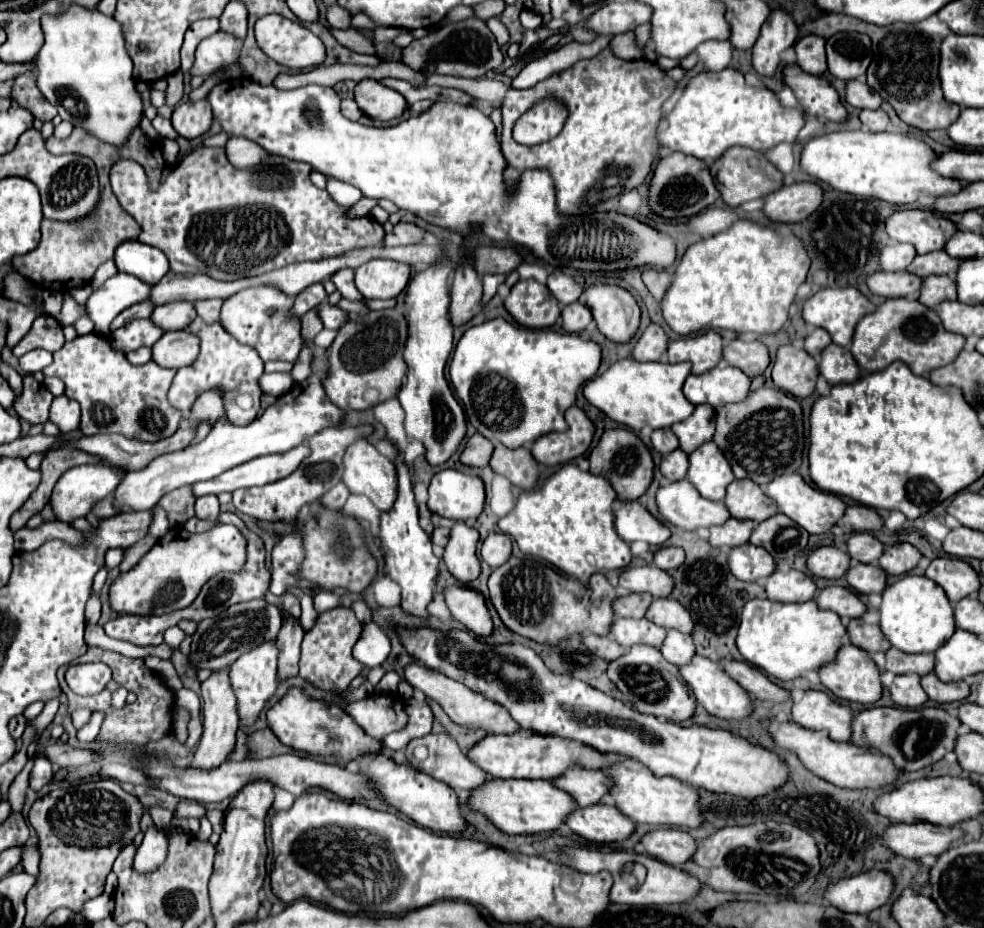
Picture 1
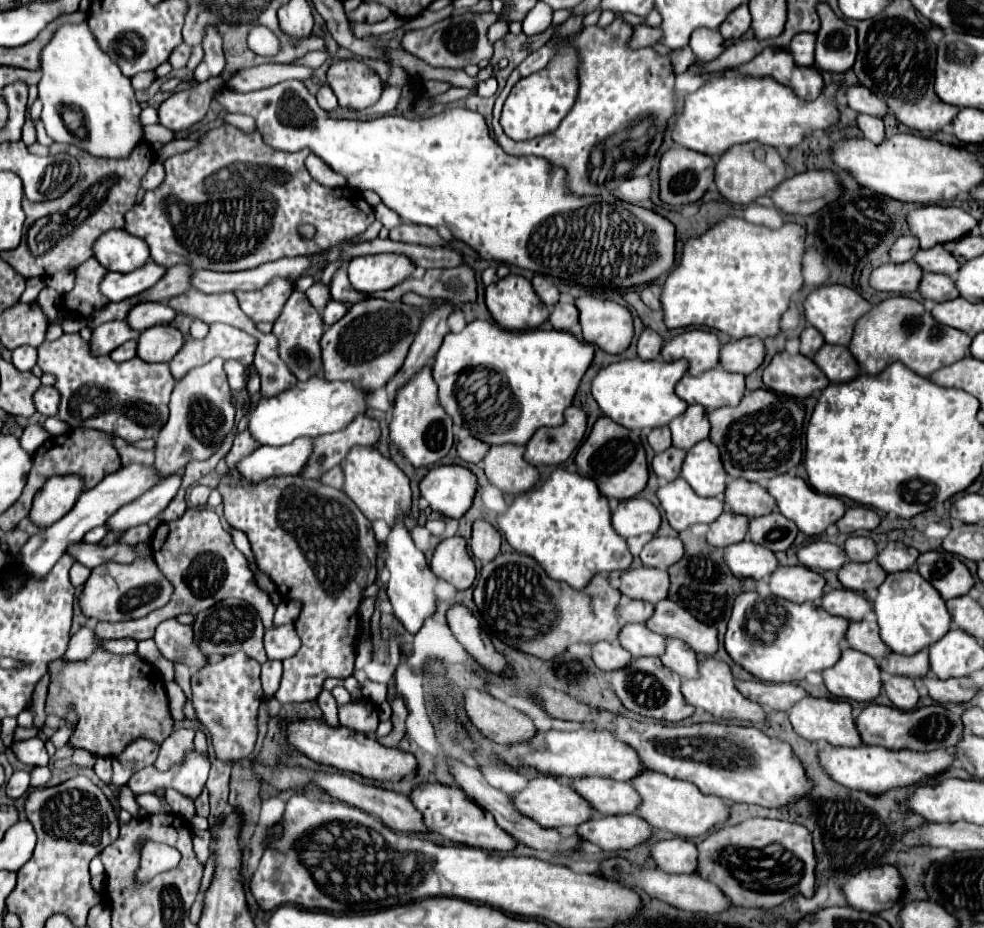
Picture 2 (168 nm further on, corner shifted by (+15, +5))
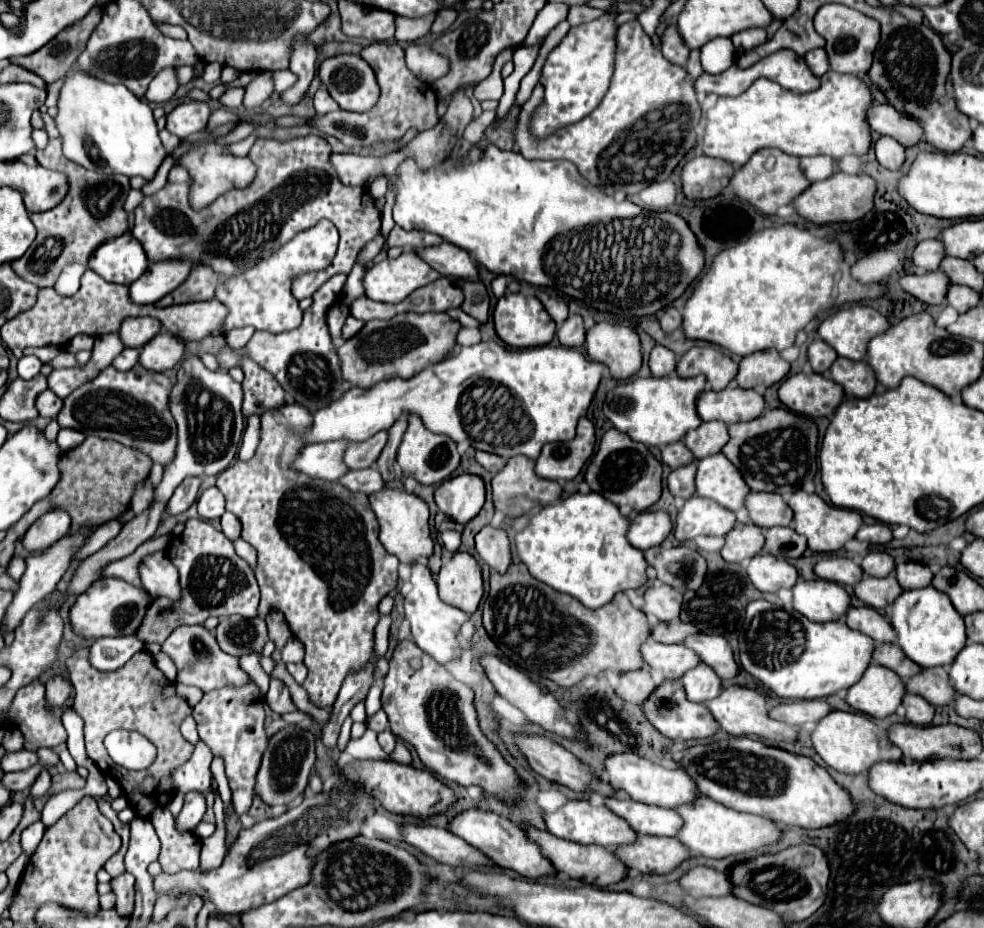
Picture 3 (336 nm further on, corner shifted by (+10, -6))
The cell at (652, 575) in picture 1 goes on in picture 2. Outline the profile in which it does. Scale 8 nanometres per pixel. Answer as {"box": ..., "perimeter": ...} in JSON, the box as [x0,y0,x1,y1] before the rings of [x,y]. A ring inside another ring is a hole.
{"box":[619,567,669,603],"perimeter":[[[637,567],[627,569],[619,577],[619,591],[631,599],[643,599],[649,603],[657,603],[667,597],[669,575],[663,569],[653,567]]]}

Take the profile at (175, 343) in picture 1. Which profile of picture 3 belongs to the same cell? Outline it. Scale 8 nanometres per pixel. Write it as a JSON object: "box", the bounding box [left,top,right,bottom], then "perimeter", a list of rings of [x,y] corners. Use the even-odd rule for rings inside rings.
{"box":[140,330,184,372],"perimeter":[[[164,330],[140,348],[140,364],[154,372],[174,368],[182,360],[182,356],[184,356],[184,342],[178,336]]]}

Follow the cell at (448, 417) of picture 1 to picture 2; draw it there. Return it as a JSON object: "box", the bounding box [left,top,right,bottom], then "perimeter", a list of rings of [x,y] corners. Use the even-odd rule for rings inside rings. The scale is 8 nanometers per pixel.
{"box":[389,365,453,467],"perimeter":[[[425,365],[421,373],[409,379],[401,389],[397,389],[397,397],[393,403],[393,415],[389,423],[391,441],[403,451],[413,467],[425,467],[437,463],[445,457],[453,445],[453,423],[451,417],[439,403],[437,385],[431,377],[431,367]]]}

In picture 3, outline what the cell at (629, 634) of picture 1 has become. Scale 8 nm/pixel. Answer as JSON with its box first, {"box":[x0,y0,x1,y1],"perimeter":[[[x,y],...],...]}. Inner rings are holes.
{"box":[642,640,702,680],"perimeter":[[[654,640],[642,646],[642,658],[650,668],[662,670],[664,678],[668,680],[680,680],[684,672],[688,672],[690,668],[696,668],[702,662],[698,654],[686,646],[678,646],[678,644],[666,646]]]}

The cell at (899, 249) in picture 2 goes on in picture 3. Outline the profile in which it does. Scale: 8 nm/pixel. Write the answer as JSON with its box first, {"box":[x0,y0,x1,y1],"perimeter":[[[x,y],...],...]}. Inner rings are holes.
{"box":[914,240,946,270],"perimeter":[[[924,240],[914,250],[914,266],[920,270],[938,270],[944,258],[946,248],[942,240]]]}

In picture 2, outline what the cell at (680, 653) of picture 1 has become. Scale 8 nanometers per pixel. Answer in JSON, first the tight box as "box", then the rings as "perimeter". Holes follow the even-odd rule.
{"box":[661,637,697,679],"perimeter":[[[669,637],[665,641],[665,653],[661,655],[661,663],[679,673],[681,679],[697,677],[697,653],[679,639]]]}

